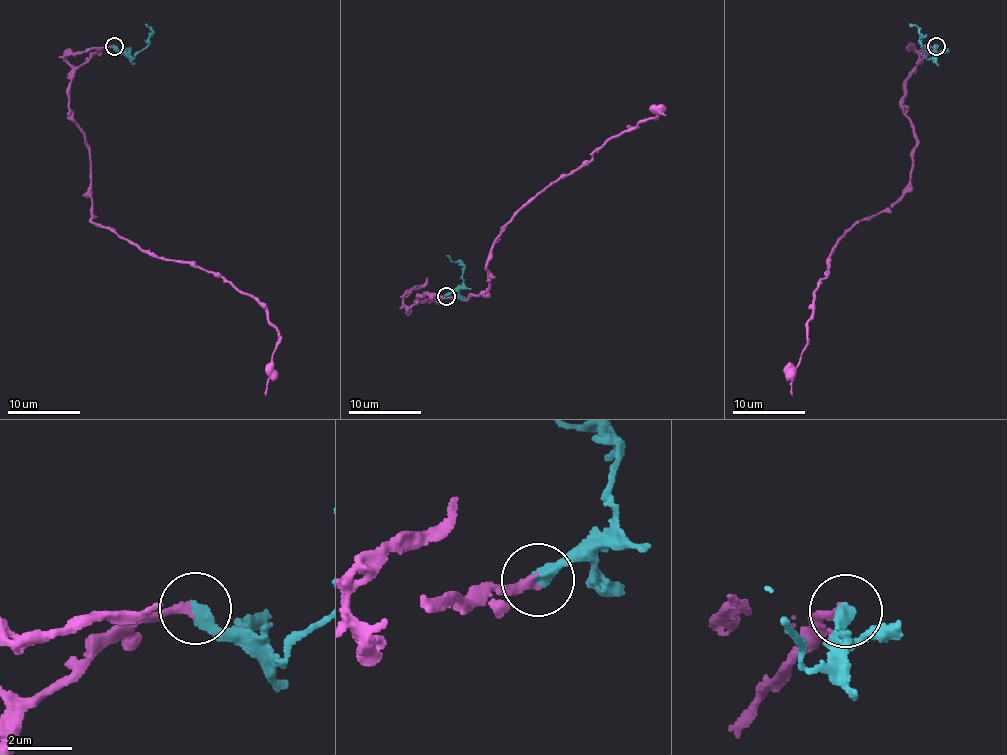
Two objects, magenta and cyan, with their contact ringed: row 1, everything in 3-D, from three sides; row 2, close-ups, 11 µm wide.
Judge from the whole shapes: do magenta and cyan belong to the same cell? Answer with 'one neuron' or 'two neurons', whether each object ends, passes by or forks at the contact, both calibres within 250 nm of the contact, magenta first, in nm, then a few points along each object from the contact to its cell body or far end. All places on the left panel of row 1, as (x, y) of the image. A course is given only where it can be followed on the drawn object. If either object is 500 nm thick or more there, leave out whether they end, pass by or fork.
one neuron; magenta ends there; cyan ends there; 280 nm thick on the magenta side, 420 nm on the other; magenta runs (114, 47), (80, 64), (69, 89), (69, 116), (88, 149), (92, 220), (258, 303), (278, 332), (266, 396); cyan runs (114, 47), (133, 58), (135, 53), (150, 42), (151, 30), (146, 23)

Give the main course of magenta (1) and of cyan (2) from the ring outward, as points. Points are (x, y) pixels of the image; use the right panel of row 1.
1: (937, 46), (929, 45), (905, 83), (903, 110), (916, 145), (911, 187), (839, 237), (812, 303), (791, 396)
2: (937, 46), (928, 58), (918, 27), (909, 23)

